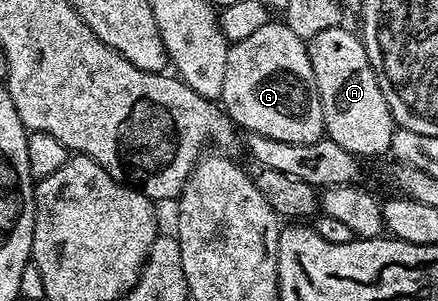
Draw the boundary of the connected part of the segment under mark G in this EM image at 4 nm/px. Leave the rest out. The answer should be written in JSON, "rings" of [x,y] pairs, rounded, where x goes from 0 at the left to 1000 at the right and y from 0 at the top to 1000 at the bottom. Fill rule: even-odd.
{"rings":[[[616,73],[580,100],[571,126],[523,156],[500,342],[532,415],[559,442],[587,439],[607,458],[635,458],[635,472],[674,478],[726,472],[744,452],[703,150],[646,73]]]}

